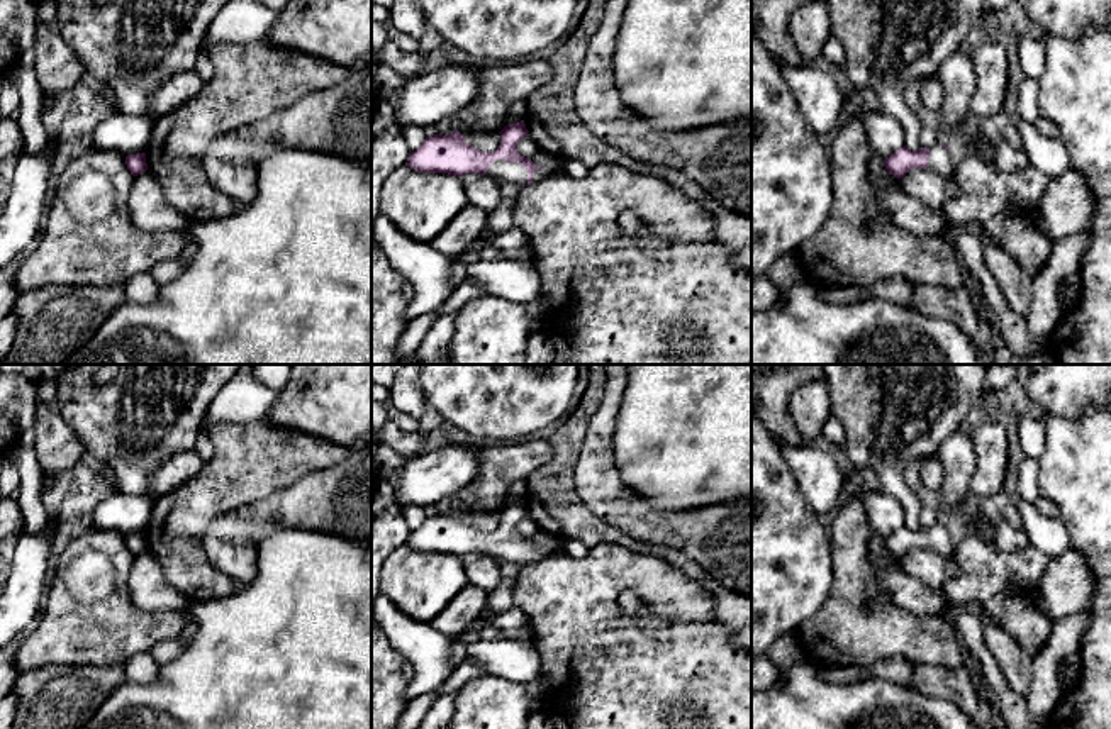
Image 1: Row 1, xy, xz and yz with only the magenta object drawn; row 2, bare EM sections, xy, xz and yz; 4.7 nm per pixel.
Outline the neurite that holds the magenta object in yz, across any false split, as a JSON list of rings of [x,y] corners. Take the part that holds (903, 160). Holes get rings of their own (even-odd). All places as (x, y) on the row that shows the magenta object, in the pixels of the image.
[[[940,142],[933,147],[919,147],[918,151],[909,151],[902,146],[884,159],[884,166],[899,180],[913,168],[931,170],[940,178],[950,178],[955,171],[948,147]]]

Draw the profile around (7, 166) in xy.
[[[14,154],[0,161],[0,214],[5,207],[5,202],[12,188],[12,178],[14,178],[17,159],[19,154]]]

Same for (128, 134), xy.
[[[114,110],[110,117],[97,124],[93,149],[110,149],[122,156],[146,153],[153,125],[154,120],[151,117],[126,115]]]

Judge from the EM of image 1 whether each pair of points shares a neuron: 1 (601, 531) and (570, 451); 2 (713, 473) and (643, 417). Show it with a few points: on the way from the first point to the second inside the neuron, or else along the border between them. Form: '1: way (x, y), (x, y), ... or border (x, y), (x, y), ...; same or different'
1: way (580, 516), (563, 499), (563, 472); same
2: way (696, 456), (660, 421); same

